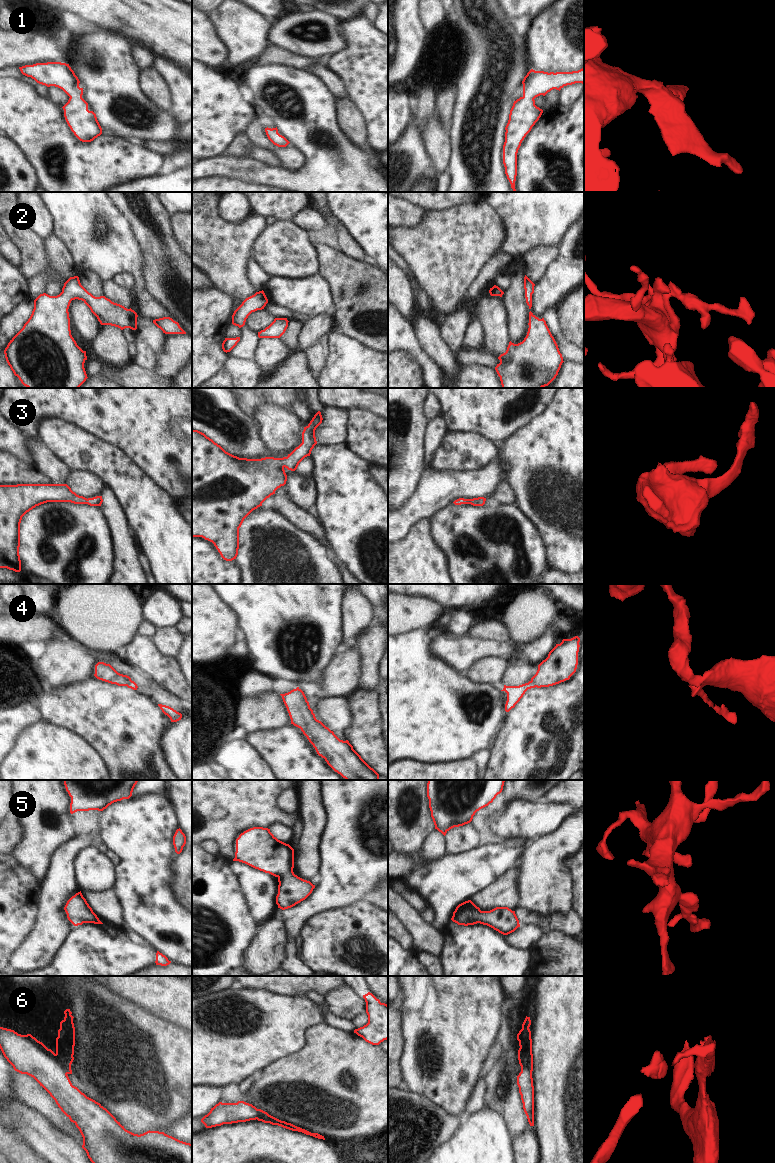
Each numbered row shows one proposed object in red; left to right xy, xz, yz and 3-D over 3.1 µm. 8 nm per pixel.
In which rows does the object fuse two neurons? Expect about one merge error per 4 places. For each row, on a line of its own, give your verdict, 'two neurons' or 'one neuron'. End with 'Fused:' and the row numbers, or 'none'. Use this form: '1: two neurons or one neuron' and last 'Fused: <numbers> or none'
1: one neuron
2: one neuron
3: one neuron
4: two neurons
5: one neuron
6: two neurons
Fused: 4, 6

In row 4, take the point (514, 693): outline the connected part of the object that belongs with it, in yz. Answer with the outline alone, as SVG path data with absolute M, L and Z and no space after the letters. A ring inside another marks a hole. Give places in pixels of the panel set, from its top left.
M529 681L528 683L519 685L519 686L506 686L501 691L505 691L507 693L507 701L505 704L505 711L509 712L515 705L520 701L525 692L528 689L535 688L536 685L533 681Z

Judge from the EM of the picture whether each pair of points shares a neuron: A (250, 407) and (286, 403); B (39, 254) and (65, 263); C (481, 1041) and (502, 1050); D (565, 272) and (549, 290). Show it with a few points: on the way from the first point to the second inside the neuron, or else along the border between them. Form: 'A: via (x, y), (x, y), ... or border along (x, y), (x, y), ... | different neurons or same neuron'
A: via (259, 399), (277, 399) | same neuron
B: border along (42, 241), (51, 267), (34, 277) | different neurons
C: border along (493, 1049), (482, 1070) | different neurons
D: via (563, 276), (553, 286) | same neuron

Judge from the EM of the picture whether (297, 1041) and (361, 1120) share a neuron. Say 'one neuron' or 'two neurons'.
two neurons

